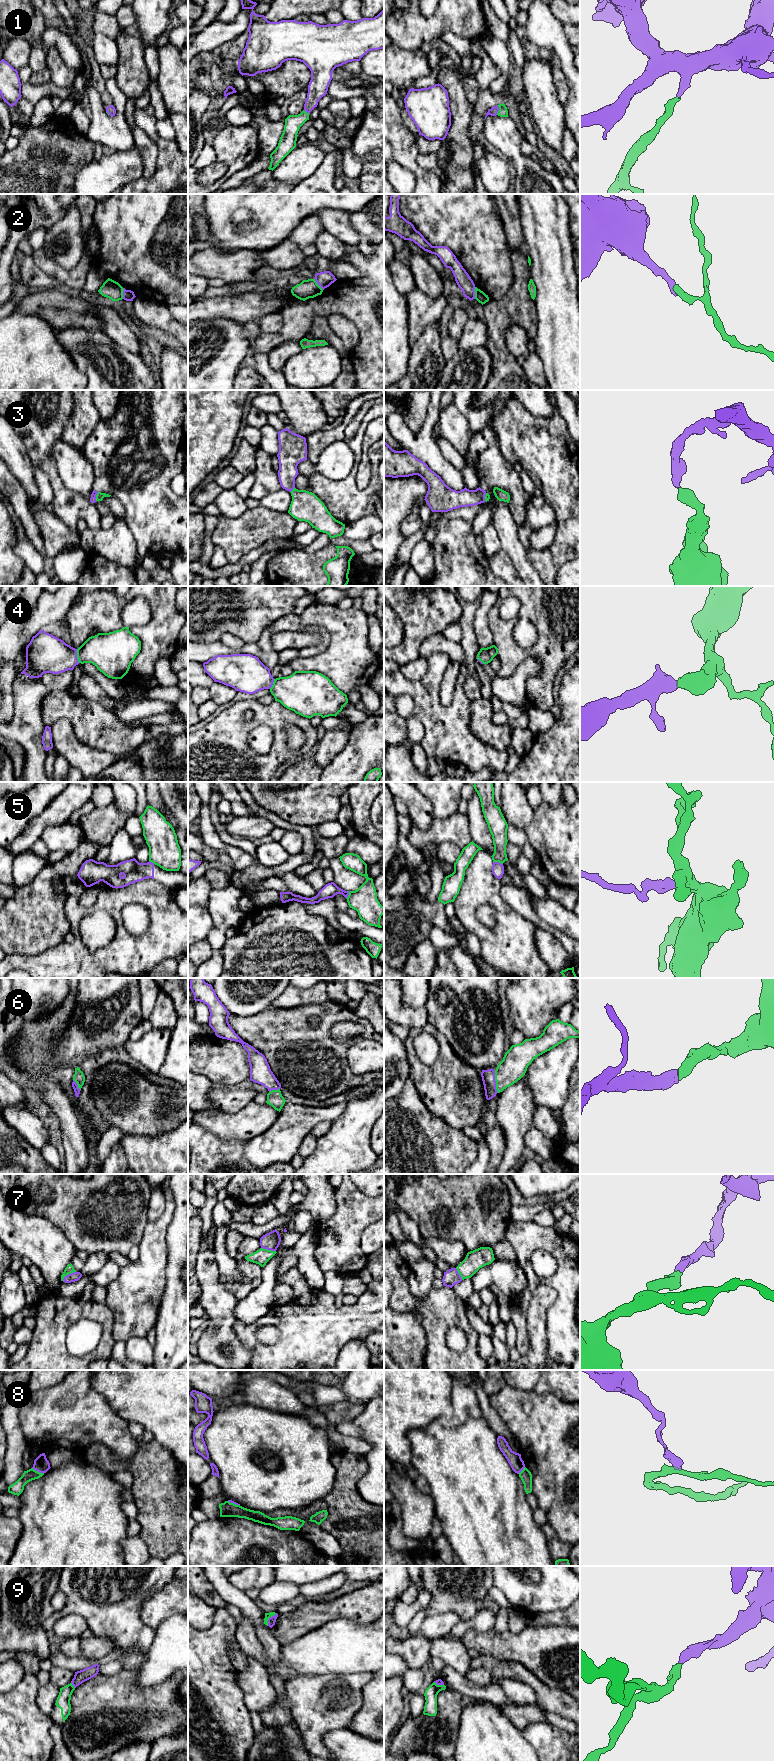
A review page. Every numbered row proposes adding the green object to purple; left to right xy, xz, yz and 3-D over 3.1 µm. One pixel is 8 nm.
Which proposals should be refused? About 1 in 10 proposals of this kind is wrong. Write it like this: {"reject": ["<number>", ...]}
{"reject": ["2", "5", "8"]}

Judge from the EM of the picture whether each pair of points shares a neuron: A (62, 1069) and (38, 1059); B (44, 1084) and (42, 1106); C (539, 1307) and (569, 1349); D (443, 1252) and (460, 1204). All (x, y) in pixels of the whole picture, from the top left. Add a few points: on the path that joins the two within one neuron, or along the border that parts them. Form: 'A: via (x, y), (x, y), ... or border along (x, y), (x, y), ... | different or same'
A: via (56, 1066), (44, 1062) | same
B: border along (21, 1087), (38, 1088), (43, 1100), (54, 1114) | different
C: border along (556, 1296), (547, 1314), (547, 1342) | different
D: border along (424, 1238), (459, 1240), (467, 1252) | different

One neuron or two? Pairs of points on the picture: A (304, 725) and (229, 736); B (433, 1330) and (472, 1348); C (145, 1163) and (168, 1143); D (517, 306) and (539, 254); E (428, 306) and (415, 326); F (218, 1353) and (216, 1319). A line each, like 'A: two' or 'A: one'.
A: one
B: one
C: one
D: two
E: one
F: one

